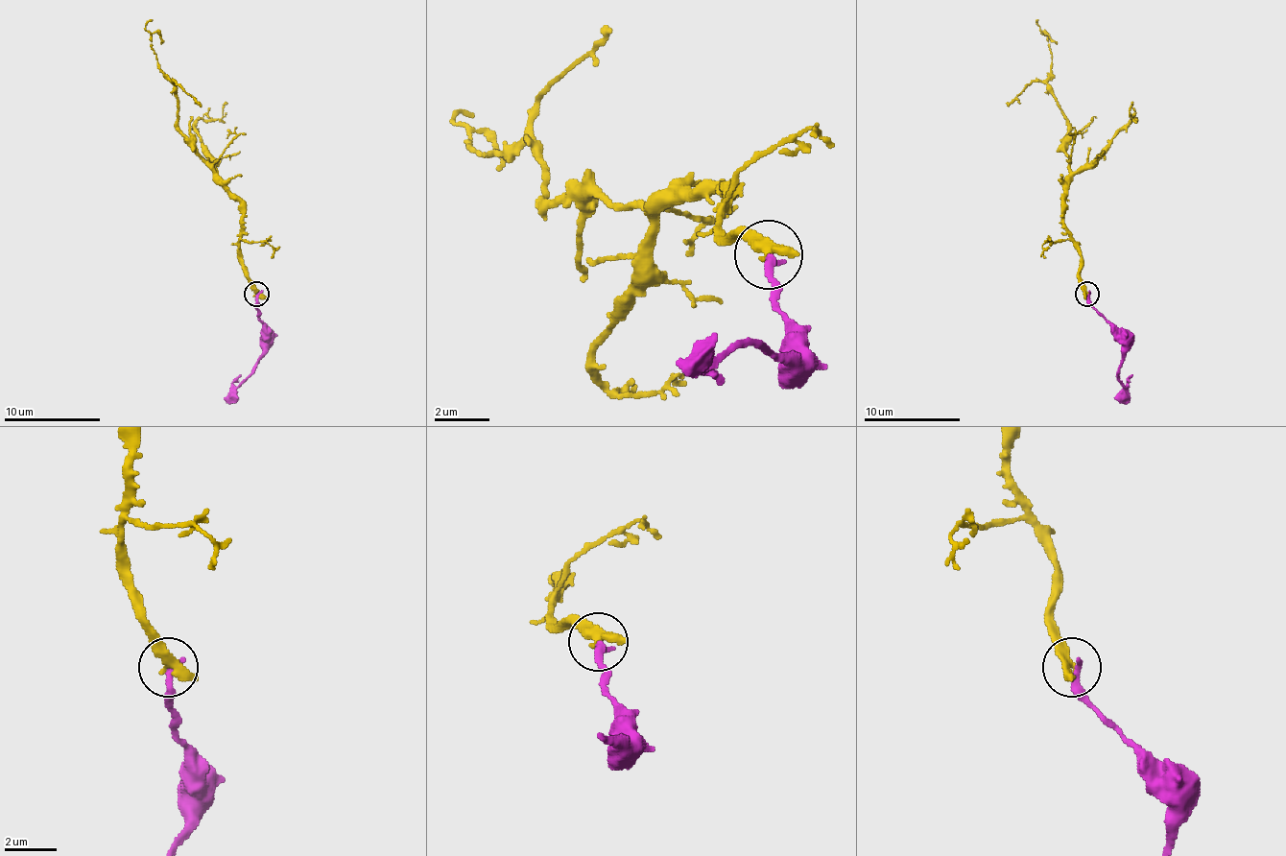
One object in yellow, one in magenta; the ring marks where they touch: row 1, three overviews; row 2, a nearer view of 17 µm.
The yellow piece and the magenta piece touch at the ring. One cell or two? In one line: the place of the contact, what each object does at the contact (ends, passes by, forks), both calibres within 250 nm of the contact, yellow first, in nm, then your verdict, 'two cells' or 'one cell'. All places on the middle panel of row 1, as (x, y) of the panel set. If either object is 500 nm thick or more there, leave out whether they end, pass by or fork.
(769, 254) | 500/320 nm | two cells

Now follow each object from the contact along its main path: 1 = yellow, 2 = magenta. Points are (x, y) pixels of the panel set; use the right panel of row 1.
1: (1087, 293), (1080, 278), (1078, 248), (1063, 221), (1068, 127), (1049, 79), (1051, 49), (1039, 28), (1039, 20)
2: (1087, 296), (1124, 344), (1119, 370), (1126, 404)

